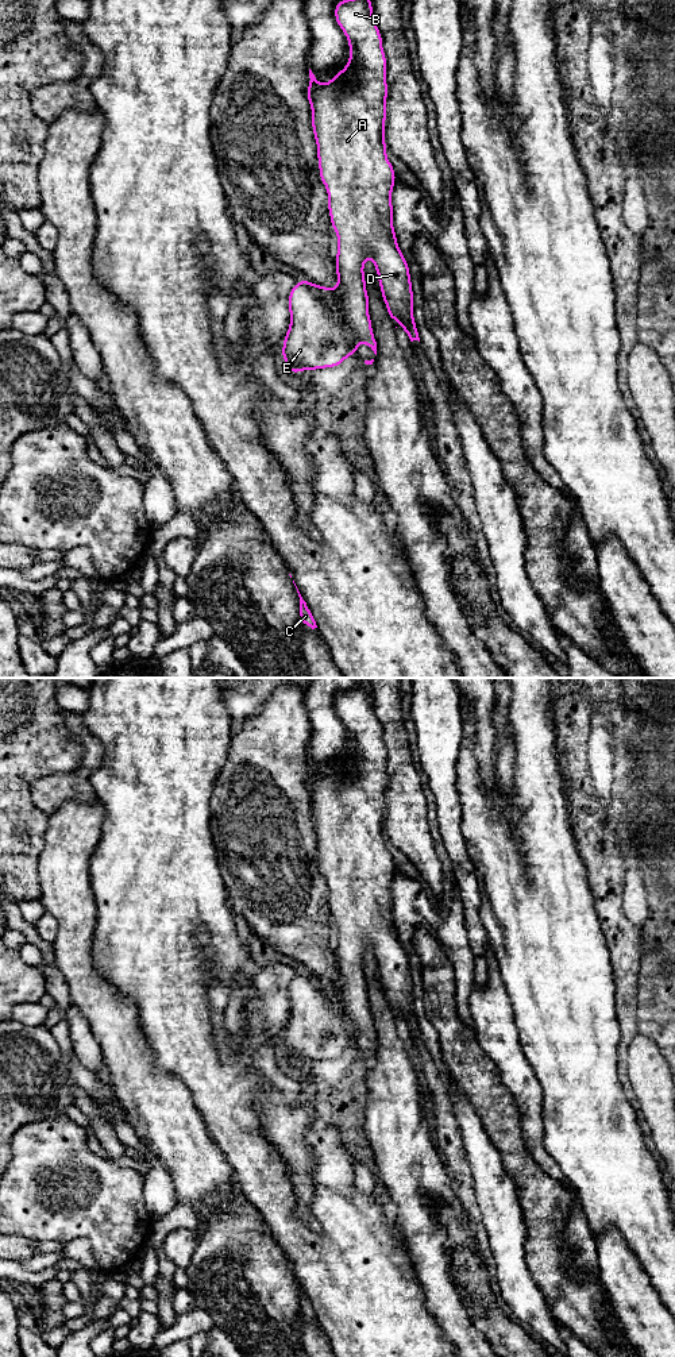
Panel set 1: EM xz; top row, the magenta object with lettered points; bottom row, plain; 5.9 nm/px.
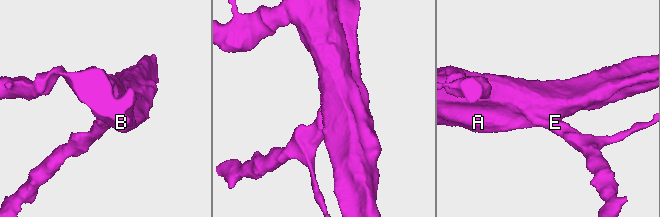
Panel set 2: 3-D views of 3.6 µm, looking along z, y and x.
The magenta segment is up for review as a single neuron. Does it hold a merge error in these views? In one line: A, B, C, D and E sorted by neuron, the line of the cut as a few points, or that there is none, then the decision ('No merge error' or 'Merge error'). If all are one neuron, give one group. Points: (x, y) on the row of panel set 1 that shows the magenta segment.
Groups: A B C D E. No split. No merge error

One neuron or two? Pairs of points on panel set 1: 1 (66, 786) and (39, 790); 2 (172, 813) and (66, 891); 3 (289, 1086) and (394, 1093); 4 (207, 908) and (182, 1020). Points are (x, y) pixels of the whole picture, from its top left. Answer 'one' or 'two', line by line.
1: one
2: two
3: two
4: one

